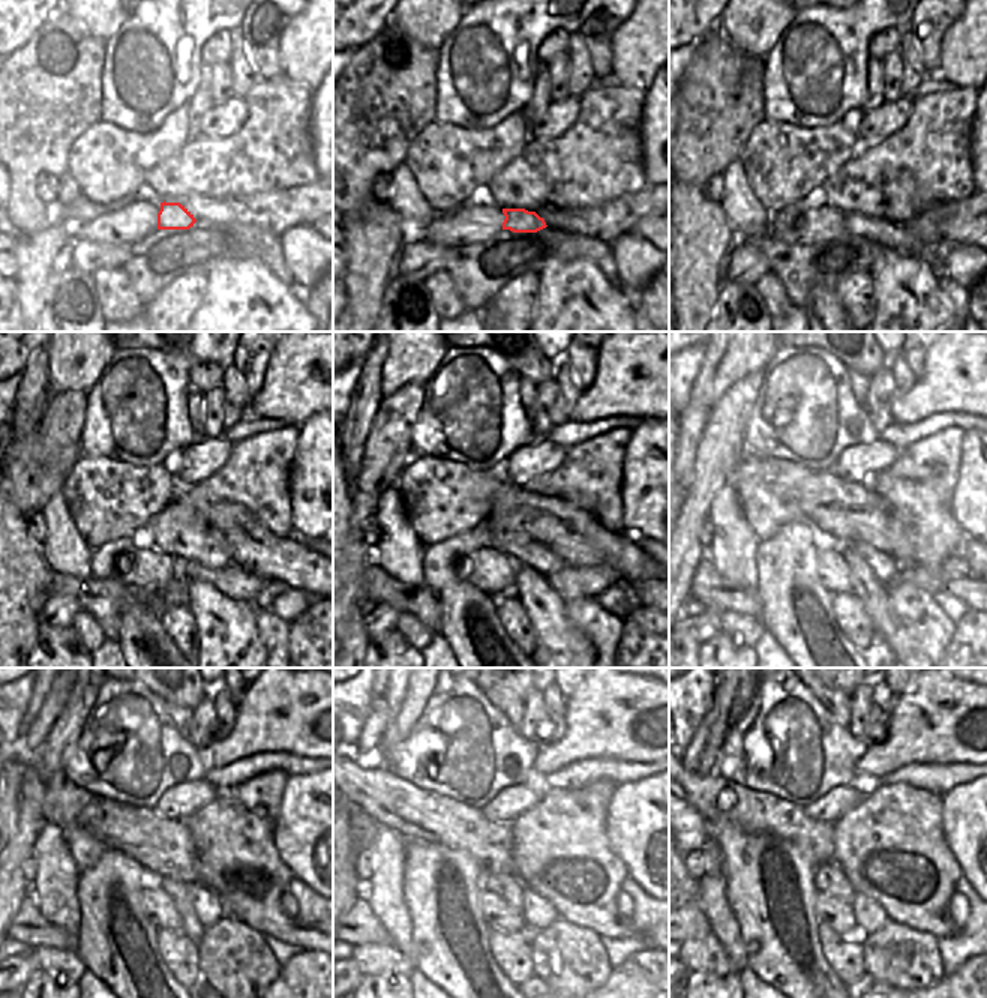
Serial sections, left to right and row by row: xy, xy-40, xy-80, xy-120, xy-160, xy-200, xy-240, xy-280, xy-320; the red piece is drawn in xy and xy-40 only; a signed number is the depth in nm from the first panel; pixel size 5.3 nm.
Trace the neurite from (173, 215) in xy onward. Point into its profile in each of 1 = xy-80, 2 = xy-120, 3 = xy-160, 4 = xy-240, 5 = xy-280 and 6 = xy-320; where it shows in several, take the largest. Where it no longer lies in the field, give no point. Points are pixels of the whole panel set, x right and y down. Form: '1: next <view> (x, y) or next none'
1: next xy-80 (894, 237)
2: next xy-120 (236, 583)
3: next xy-160 (572, 581)
4: next xy-240 (290, 907)
5: next xy-280 (624, 904)
6: next xy-320 (959, 908)

